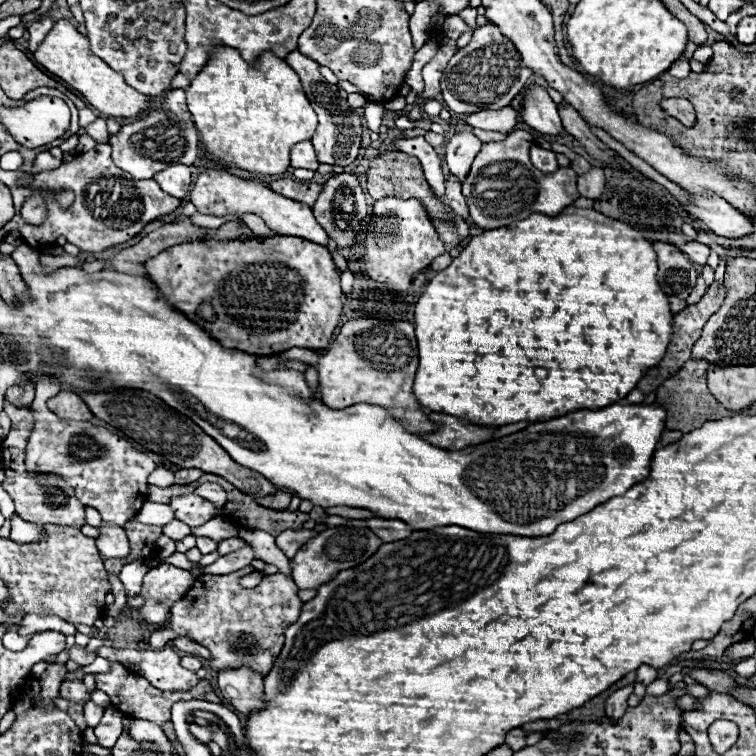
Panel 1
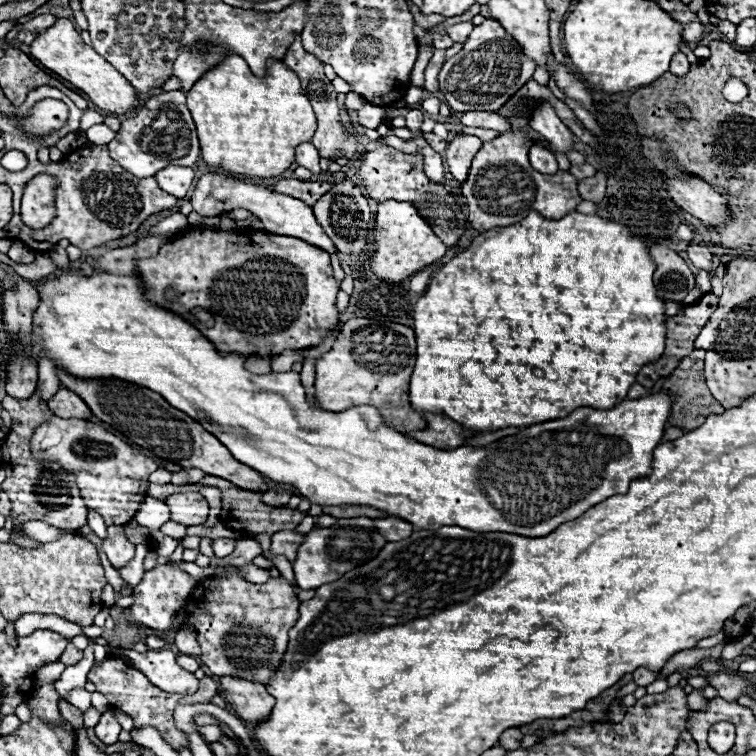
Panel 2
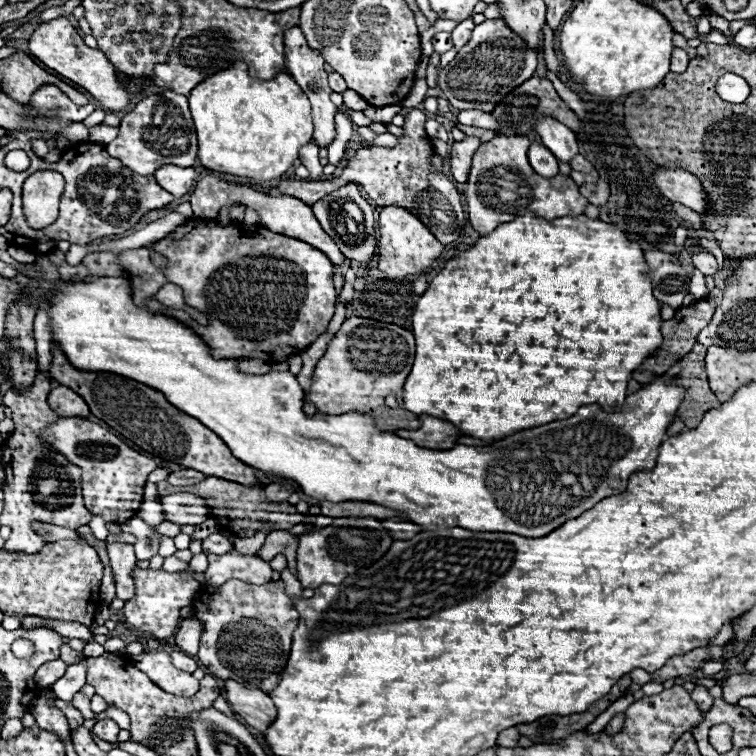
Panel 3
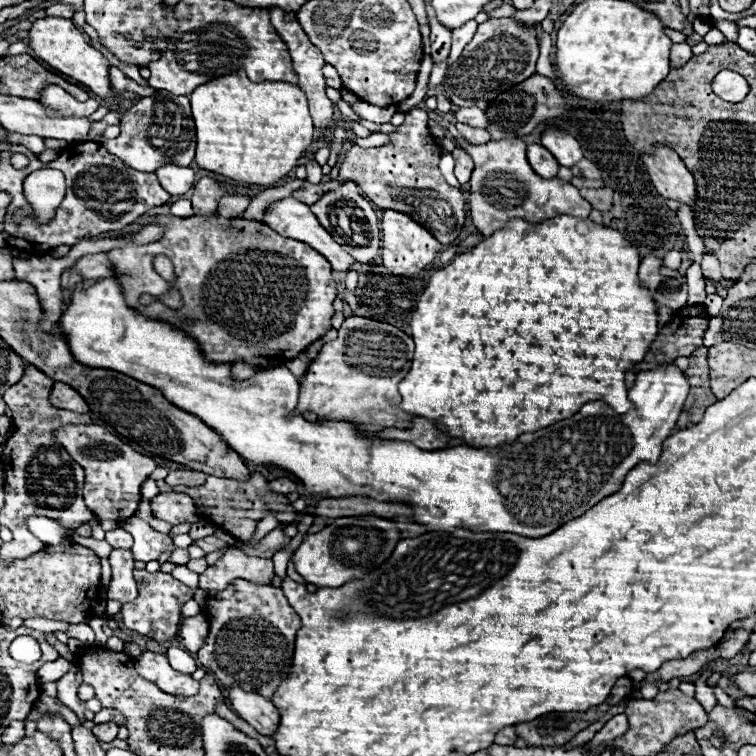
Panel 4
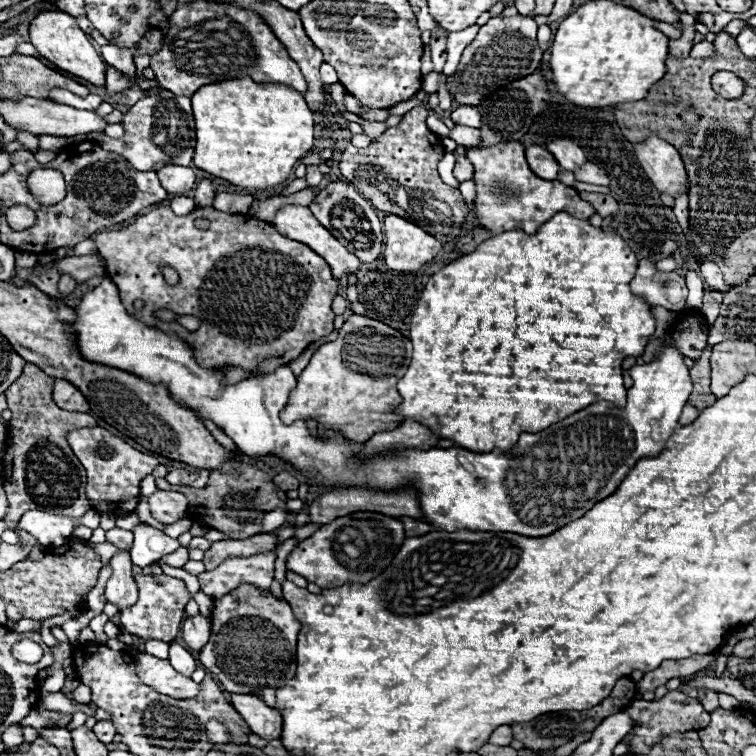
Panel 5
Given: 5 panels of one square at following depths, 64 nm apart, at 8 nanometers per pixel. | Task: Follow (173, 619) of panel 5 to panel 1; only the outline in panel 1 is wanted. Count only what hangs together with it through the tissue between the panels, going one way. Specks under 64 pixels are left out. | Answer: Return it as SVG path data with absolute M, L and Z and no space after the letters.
M160 564L148 570L140 592L144 604L138 608L138 614L148 624L156 624L160 628L166 626L172 604L182 600L192 584L194 576L188 570L176 568L172 564Z

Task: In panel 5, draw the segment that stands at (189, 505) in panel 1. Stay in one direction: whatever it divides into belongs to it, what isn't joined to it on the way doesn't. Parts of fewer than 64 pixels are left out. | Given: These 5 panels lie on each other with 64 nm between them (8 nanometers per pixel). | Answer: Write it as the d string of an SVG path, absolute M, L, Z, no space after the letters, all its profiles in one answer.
M156 490L148 496L148 504L152 518L156 518L162 524L172 524L188 516L188 502L186 496L180 492Z

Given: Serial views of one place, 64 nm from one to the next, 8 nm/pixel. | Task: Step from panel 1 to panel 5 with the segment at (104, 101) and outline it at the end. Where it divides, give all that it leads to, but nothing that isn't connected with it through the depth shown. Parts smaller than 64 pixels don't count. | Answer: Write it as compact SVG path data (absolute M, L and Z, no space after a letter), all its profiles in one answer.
M54 10L40 12L30 22L30 42L36 46L40 56L48 58L58 68L62 68L78 78L84 78L84 80L92 82L94 86L104 86L106 66L104 66L100 54L96 52L96 48L92 46L92 42L88 40L86 32L76 24L74 16L64 14L64 12L54 12Z

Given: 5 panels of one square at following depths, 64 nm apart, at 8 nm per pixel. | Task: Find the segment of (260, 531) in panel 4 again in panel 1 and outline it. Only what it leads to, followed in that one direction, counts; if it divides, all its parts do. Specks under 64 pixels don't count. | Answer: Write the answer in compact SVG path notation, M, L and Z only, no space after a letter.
M246 544L244 548L236 550L236 552L230 552L226 556L220 556L214 564L206 566L206 568L192 568L192 574L194 576L204 576L204 574L230 574L230 572L236 572L244 566L250 566L250 562L254 560L254 548L250 544Z

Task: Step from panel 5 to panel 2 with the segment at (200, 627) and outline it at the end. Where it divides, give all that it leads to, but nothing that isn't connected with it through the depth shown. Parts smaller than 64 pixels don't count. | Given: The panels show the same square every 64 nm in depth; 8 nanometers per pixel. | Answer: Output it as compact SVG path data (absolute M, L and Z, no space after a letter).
M191 626L177 631L174 643L180 652L190 654L190 656L200 656L200 646L198 646L198 640L196 640L196 630Z

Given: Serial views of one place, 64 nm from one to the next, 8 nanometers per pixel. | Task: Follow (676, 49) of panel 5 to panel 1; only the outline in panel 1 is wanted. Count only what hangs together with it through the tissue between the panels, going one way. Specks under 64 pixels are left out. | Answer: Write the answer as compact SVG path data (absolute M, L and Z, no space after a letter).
M680 56L672 66L670 66L670 70L668 70L674 78L686 78L688 74L690 74L690 64L688 64L688 60L684 58L684 56Z

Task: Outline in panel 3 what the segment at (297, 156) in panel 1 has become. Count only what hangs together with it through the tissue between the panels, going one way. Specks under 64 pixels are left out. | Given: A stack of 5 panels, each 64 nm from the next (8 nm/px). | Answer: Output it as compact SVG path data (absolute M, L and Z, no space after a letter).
M306 144L300 148L300 160L302 164L310 170L310 180L318 180L322 176L322 164L318 162L318 146L316 144Z

